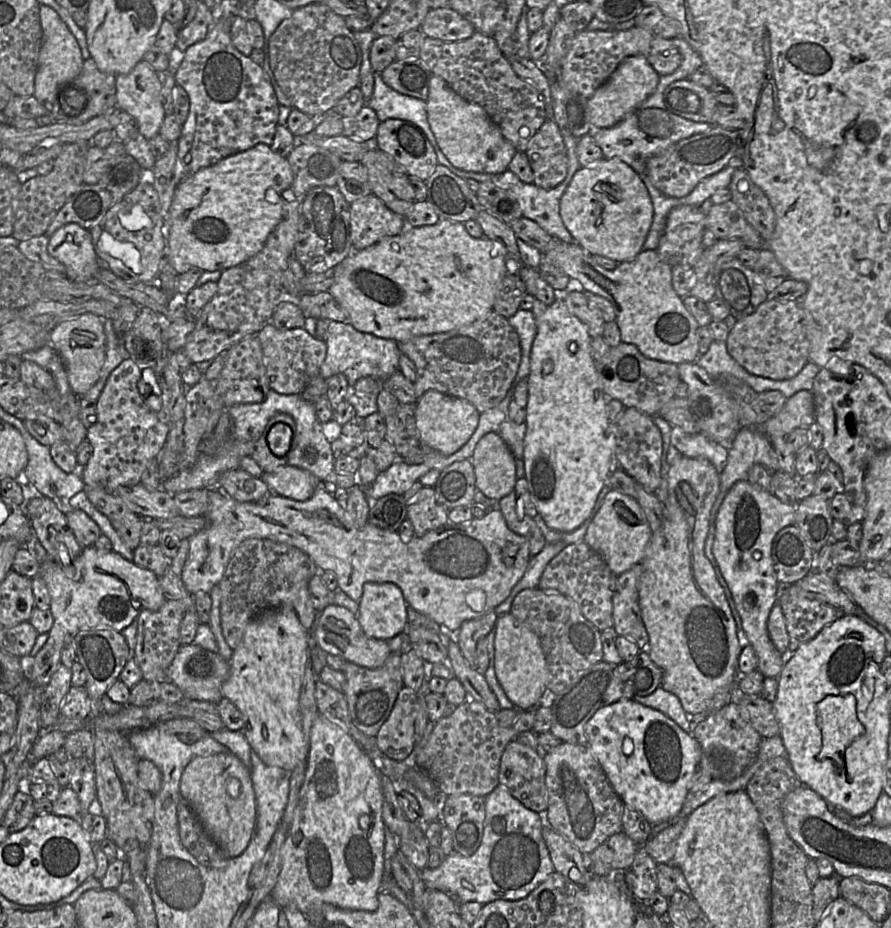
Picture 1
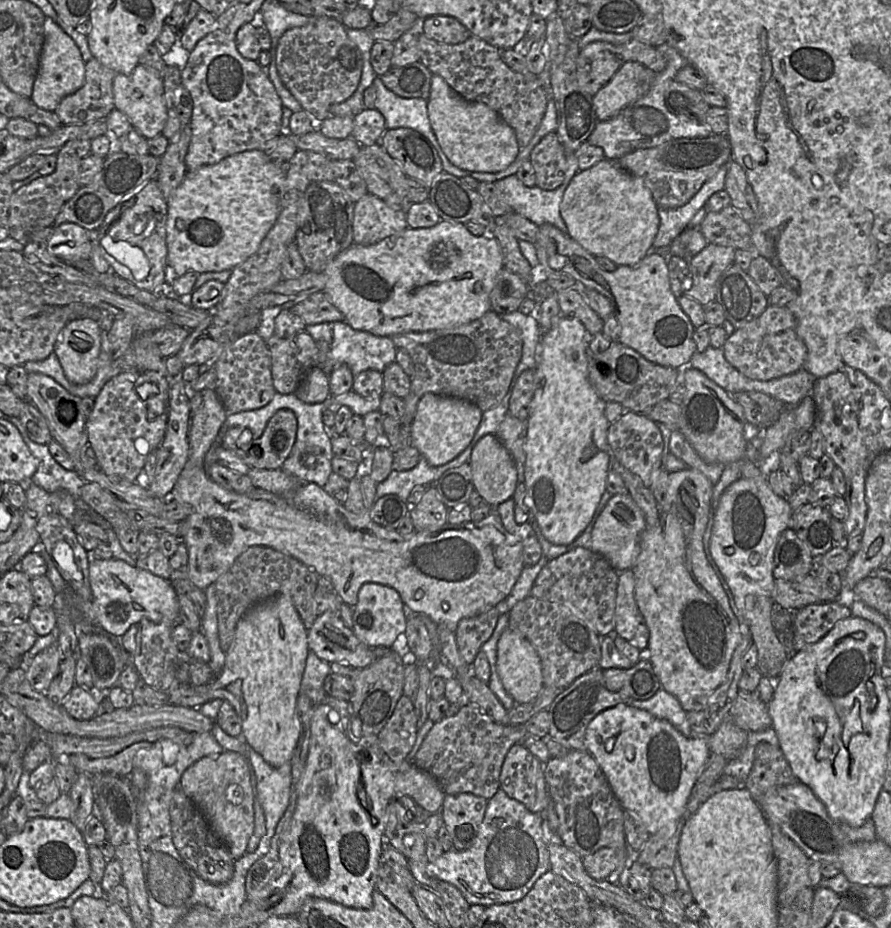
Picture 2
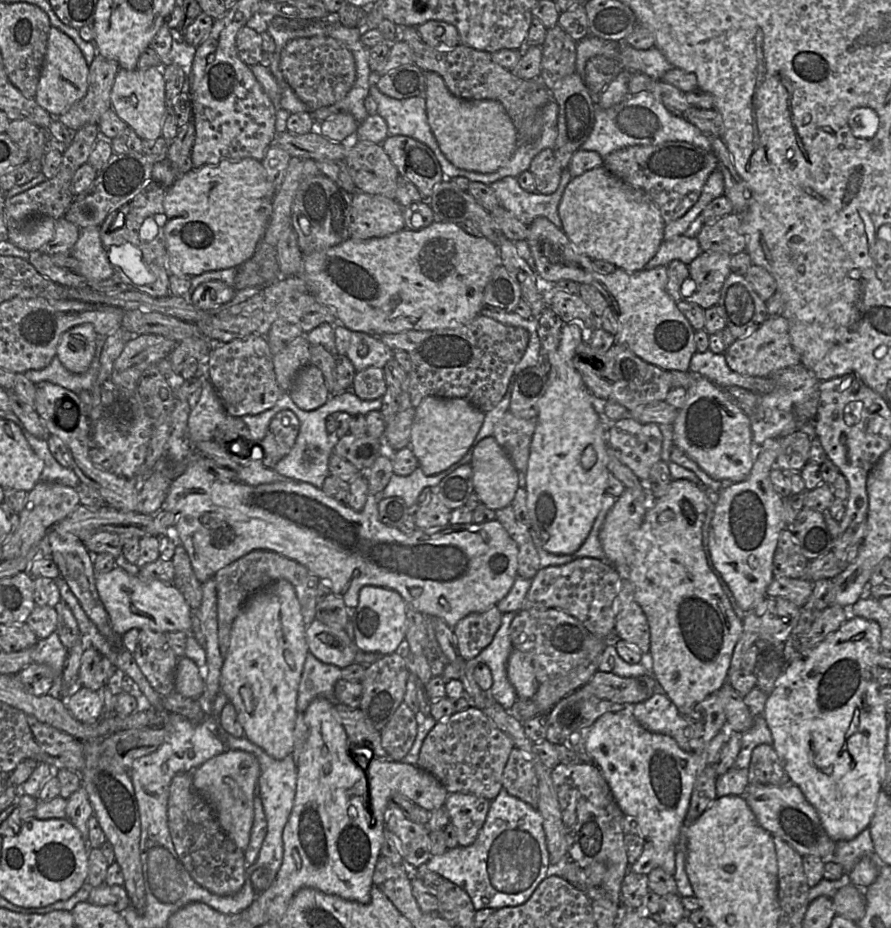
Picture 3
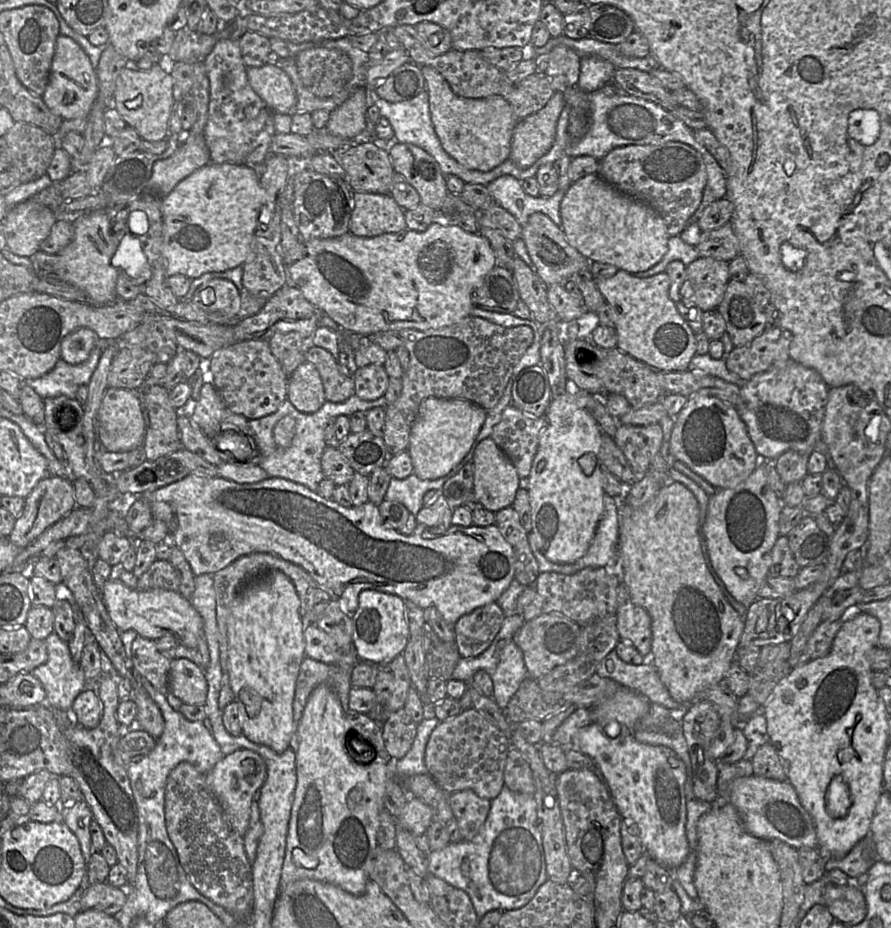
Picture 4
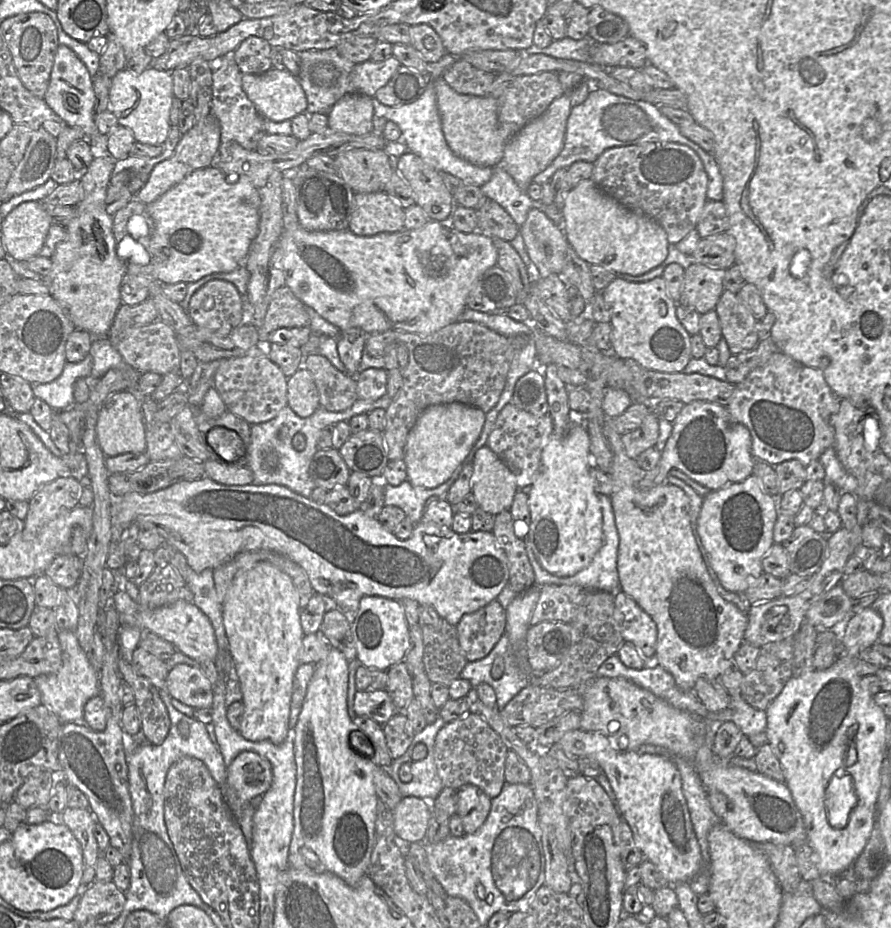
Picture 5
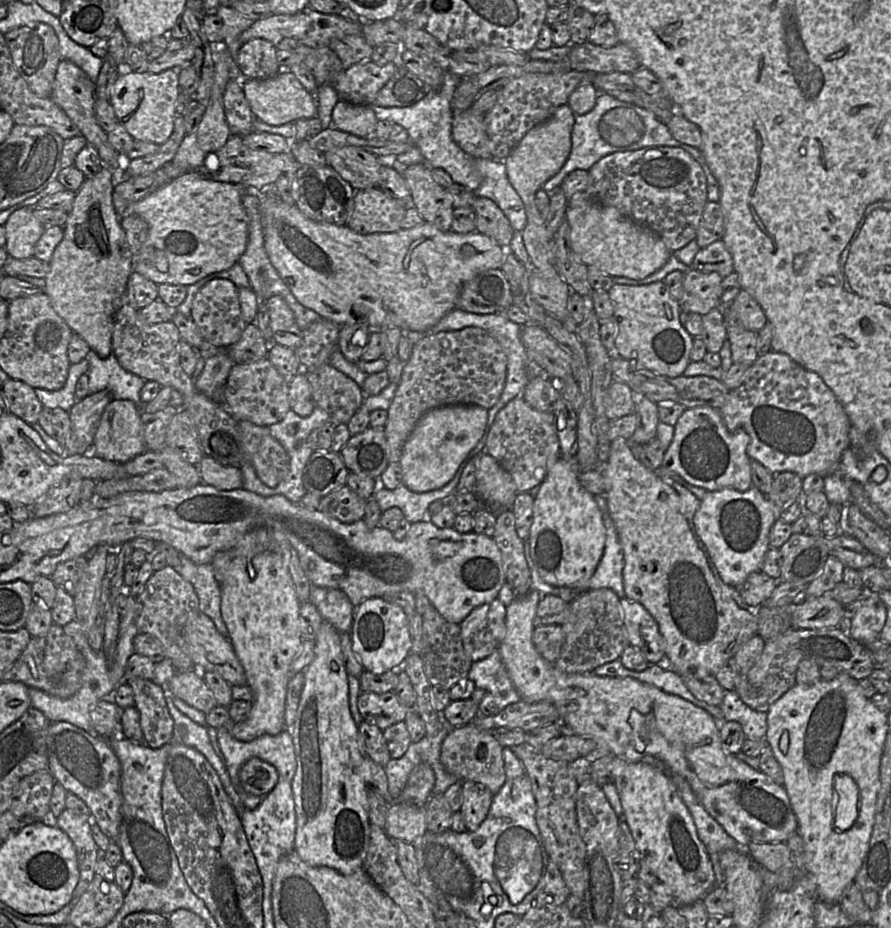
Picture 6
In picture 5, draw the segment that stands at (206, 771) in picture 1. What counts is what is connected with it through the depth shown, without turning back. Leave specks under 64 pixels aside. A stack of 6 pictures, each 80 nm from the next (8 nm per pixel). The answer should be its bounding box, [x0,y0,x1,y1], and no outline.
[226,751,272,804]

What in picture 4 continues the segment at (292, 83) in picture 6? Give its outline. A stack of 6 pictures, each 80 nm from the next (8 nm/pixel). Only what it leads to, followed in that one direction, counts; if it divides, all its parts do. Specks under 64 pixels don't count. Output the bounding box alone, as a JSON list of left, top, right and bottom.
[247,66,297,114]

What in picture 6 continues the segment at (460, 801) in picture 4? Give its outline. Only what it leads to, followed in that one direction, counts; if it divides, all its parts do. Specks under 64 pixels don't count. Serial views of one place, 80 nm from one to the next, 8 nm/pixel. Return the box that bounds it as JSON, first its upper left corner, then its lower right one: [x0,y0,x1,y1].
[459,781,494,831]

